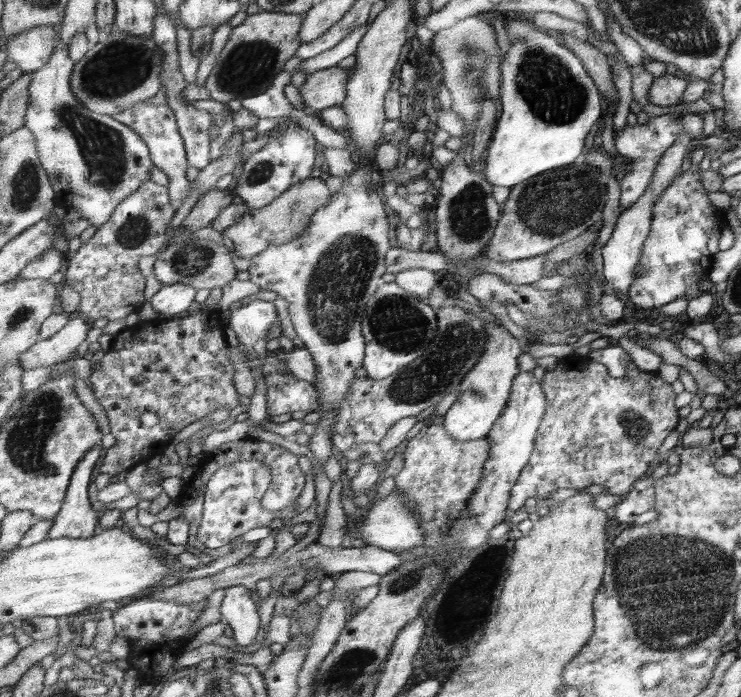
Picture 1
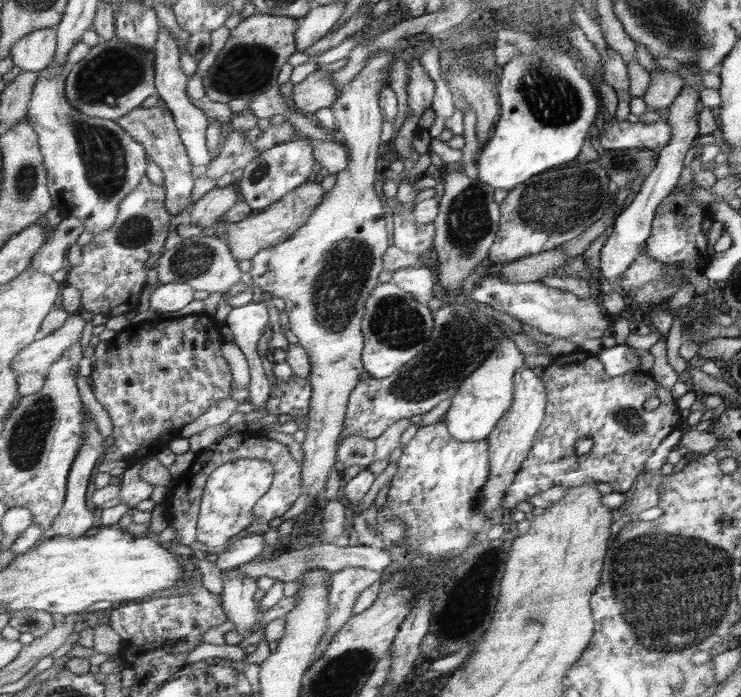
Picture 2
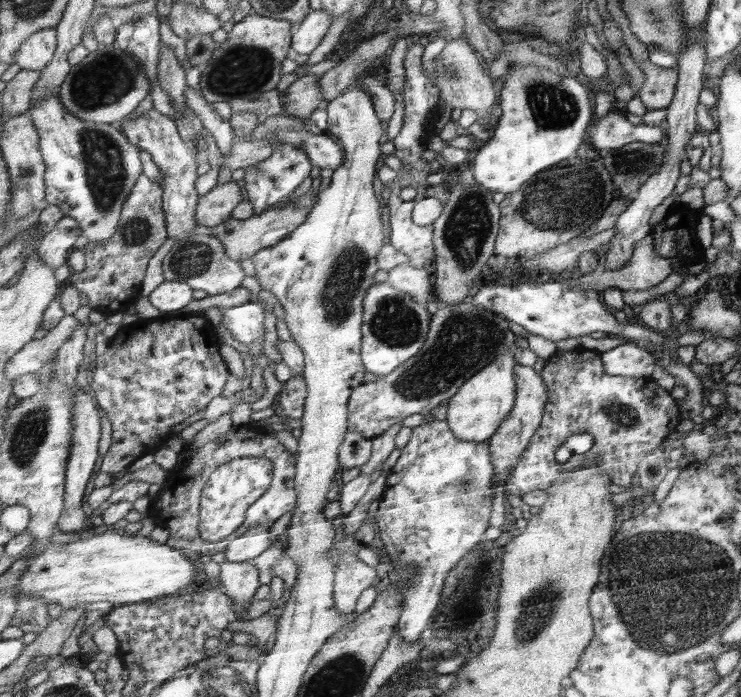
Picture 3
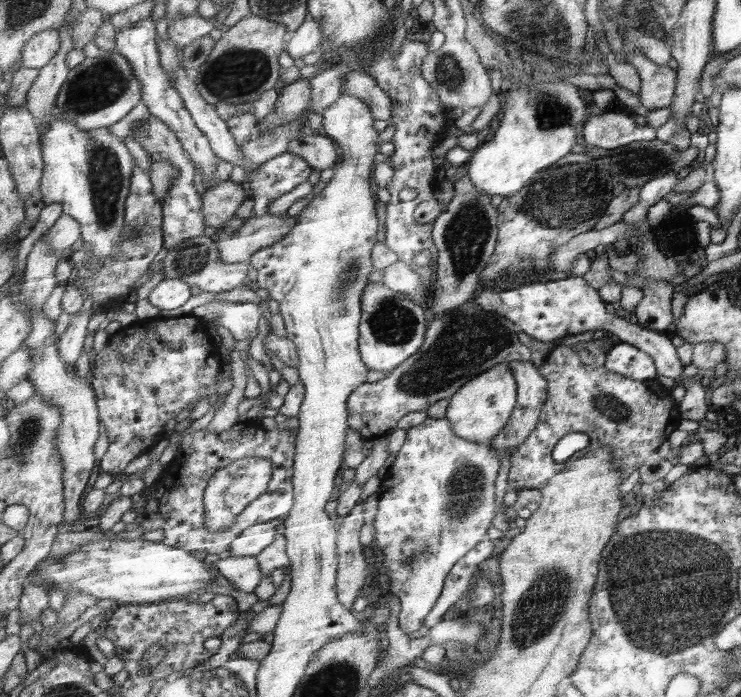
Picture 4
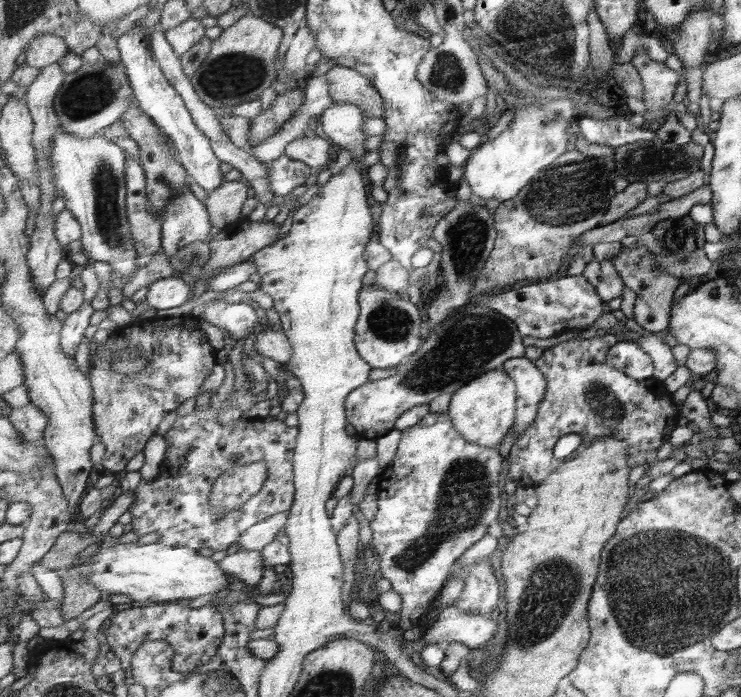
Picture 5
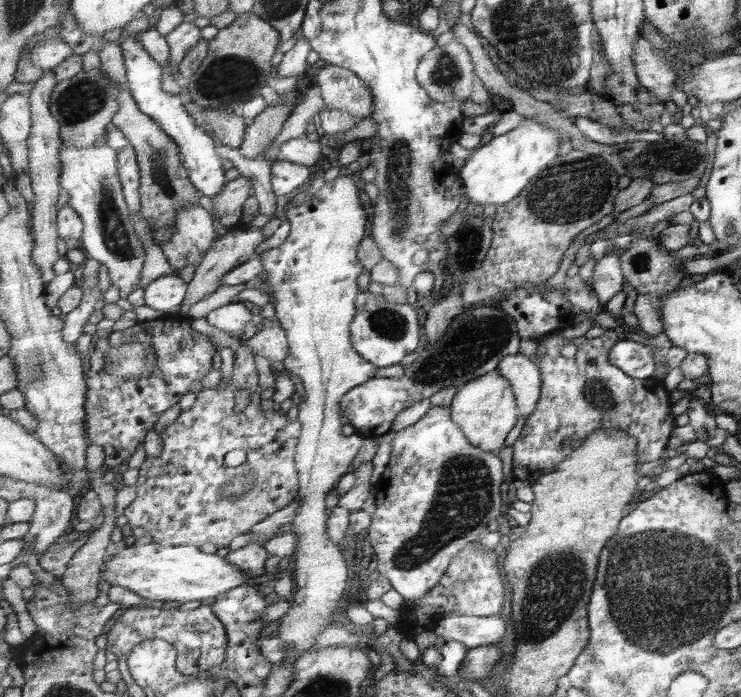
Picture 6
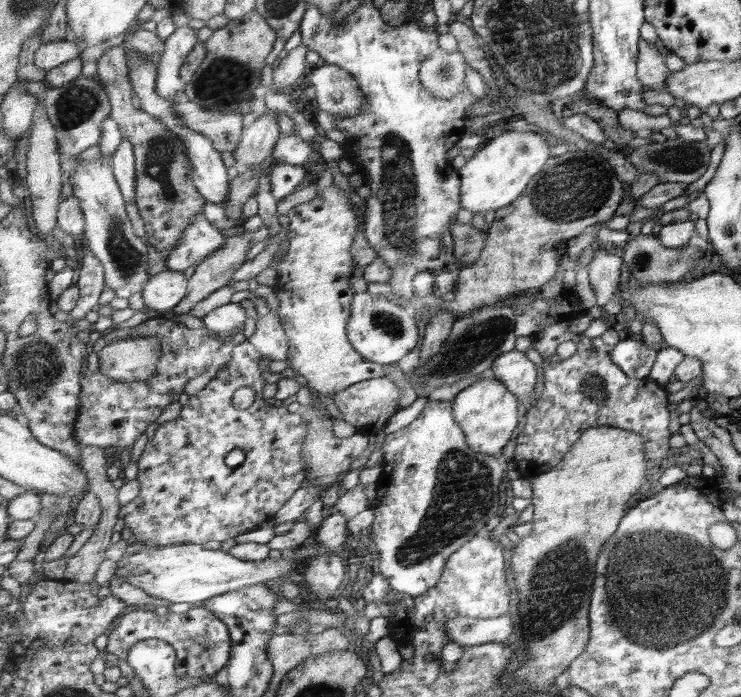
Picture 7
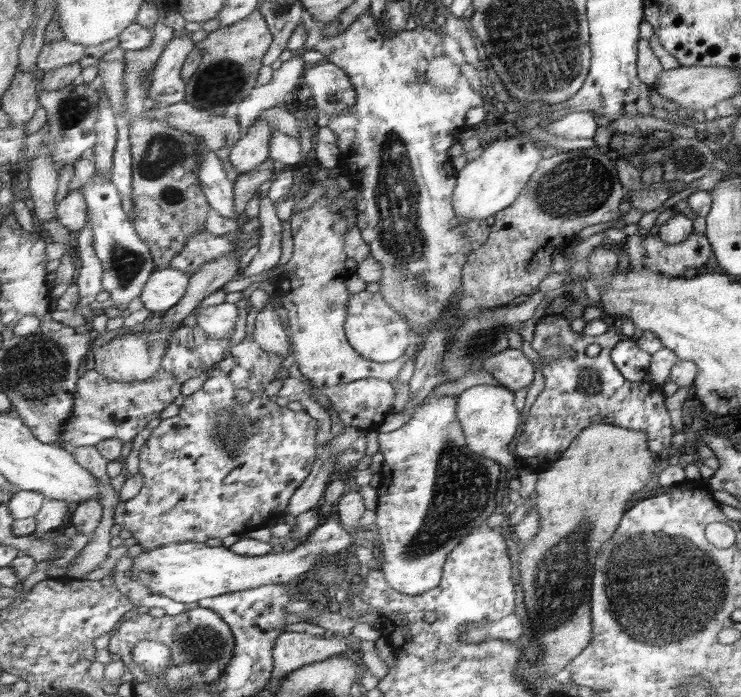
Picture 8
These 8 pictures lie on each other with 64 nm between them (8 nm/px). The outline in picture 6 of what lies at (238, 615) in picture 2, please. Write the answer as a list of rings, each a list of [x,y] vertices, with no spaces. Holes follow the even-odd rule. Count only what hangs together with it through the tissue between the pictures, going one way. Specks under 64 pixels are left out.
[[[248,544],[241,549],[231,551],[226,560],[240,570],[249,579],[258,579],[265,573],[265,562],[269,558],[267,550],[261,544]]]

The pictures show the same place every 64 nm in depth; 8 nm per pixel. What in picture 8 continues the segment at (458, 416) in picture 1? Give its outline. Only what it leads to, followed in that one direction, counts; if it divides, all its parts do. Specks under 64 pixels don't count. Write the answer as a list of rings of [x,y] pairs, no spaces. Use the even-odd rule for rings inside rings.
[[[475,385],[465,389],[457,401],[457,414],[466,434],[468,446],[472,451],[485,458],[499,462],[511,475],[517,478],[516,456],[509,452],[509,444],[517,438],[517,426],[521,415],[515,406],[515,394],[503,385]]]

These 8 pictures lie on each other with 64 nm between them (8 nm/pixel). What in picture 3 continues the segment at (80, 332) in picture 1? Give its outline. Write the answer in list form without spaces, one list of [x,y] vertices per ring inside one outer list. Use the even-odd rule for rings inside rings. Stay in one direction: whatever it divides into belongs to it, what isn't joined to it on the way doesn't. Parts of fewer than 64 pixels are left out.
[[[67,314],[47,335],[28,342],[23,350],[7,362],[5,375],[9,377],[9,381],[15,384],[15,380],[21,379],[23,375],[41,372],[43,366],[47,366],[49,360],[55,358],[57,350],[73,336],[79,324],[81,322],[75,316]]]

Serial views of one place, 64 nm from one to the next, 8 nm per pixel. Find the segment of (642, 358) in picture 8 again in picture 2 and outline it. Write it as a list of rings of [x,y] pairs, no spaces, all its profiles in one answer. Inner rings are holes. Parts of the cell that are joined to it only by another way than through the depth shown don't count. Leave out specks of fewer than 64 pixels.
[[[626,344],[615,345],[614,347],[603,349],[596,355],[605,365],[609,376],[623,376],[625,374],[635,374],[640,371],[641,362],[637,356],[637,348]]]

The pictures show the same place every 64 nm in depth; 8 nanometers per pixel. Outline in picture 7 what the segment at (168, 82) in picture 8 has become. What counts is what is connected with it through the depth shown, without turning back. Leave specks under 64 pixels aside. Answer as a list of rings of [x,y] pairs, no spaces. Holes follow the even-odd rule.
[[[191,26],[179,27],[174,34],[167,38],[163,59],[157,62],[158,66],[158,96],[170,102],[185,103],[187,85],[181,78],[181,68],[189,54],[200,42],[197,40],[197,31]]]

